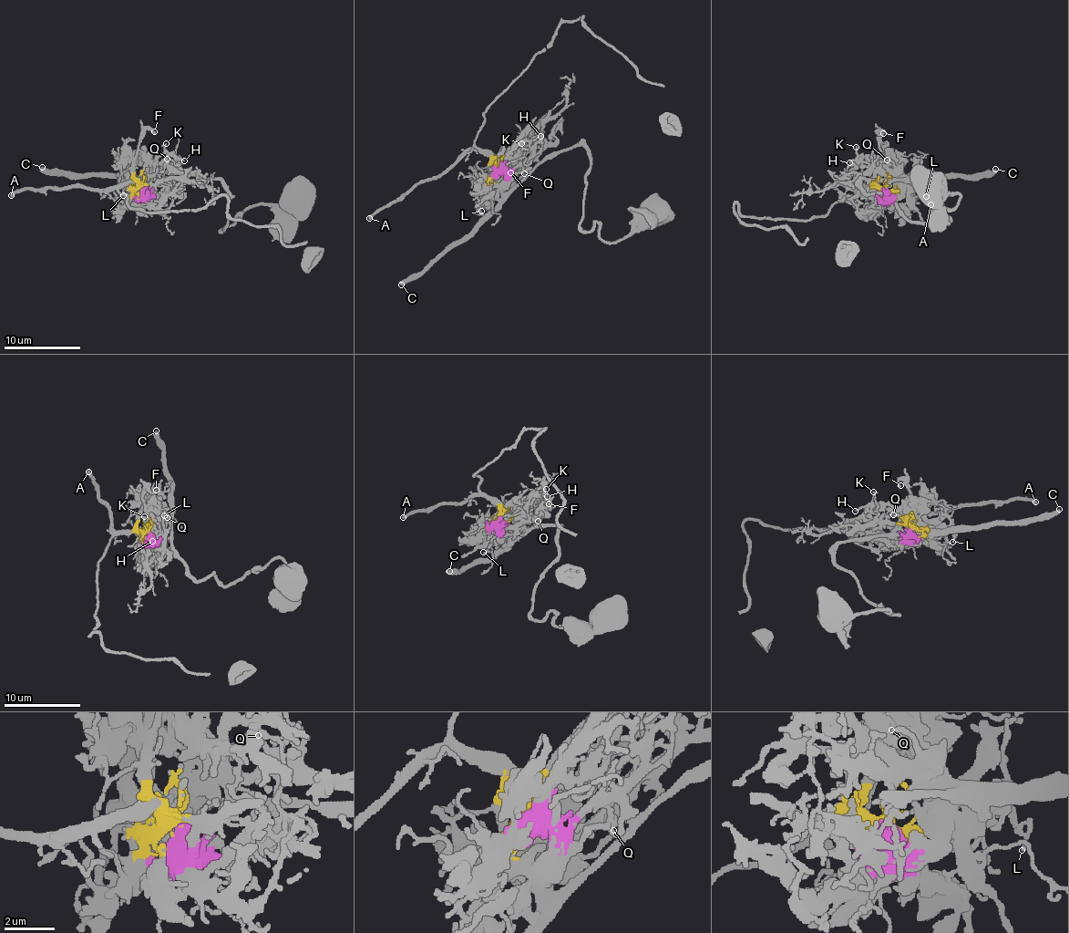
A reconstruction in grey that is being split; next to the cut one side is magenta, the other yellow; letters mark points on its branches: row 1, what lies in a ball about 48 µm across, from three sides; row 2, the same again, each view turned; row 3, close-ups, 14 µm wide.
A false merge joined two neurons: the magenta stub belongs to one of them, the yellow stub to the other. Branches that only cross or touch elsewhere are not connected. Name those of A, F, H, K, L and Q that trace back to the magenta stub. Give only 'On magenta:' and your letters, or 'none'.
On magenta: H, K, Q

